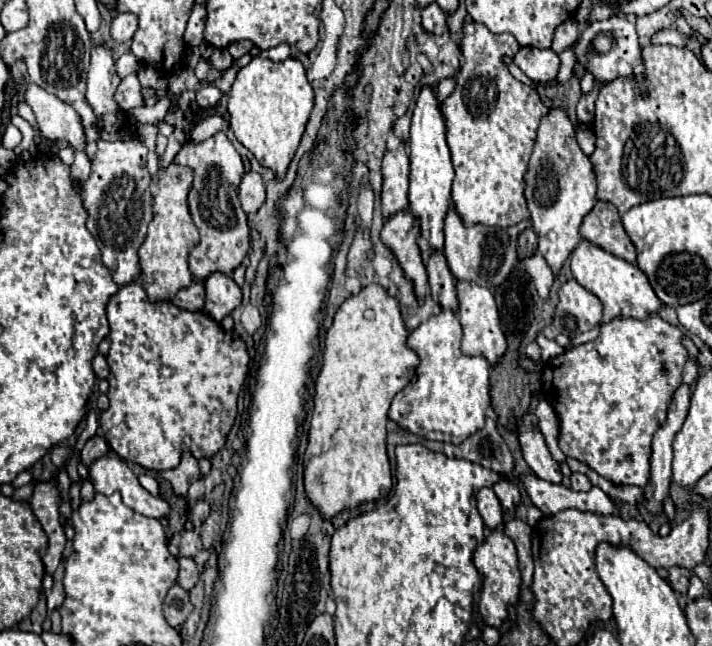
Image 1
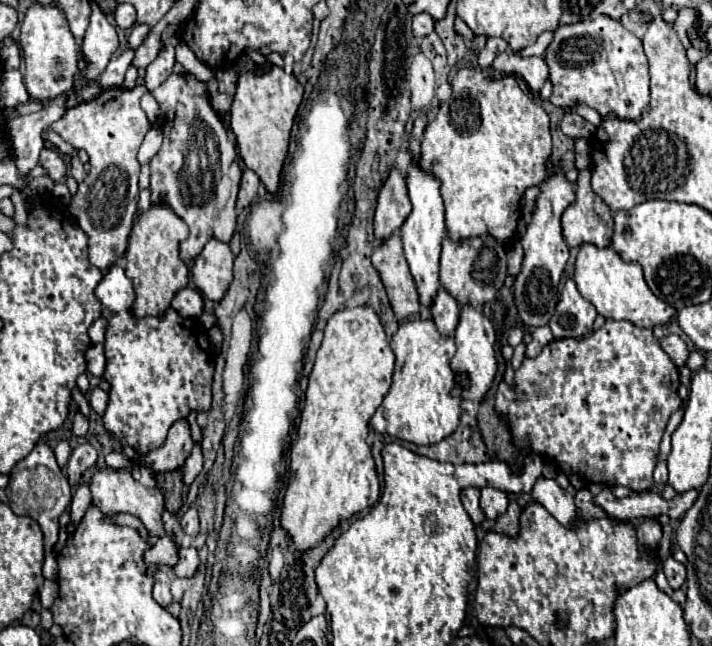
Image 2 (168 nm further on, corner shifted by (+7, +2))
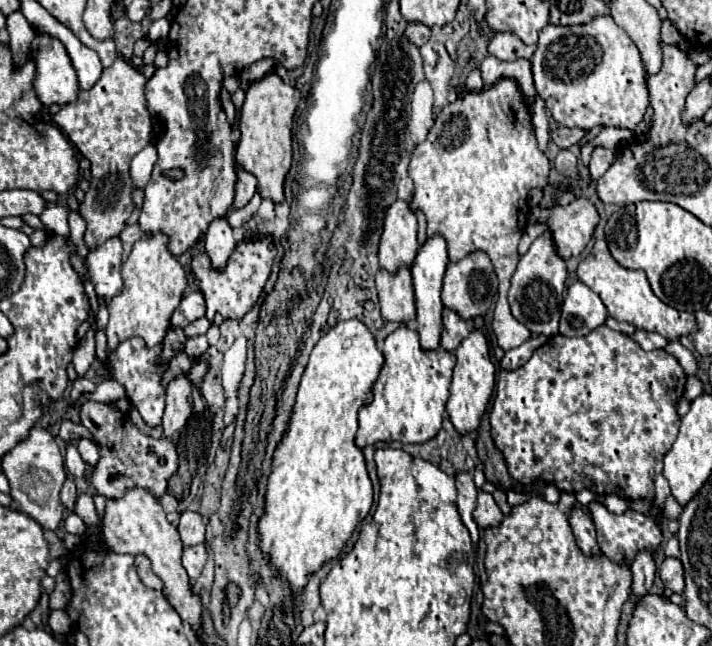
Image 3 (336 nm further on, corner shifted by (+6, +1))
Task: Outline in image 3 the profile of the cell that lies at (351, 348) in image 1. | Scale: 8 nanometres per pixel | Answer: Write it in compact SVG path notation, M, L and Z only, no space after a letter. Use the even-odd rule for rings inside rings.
M351 319L337 323L319 339L301 375L289 425L273 453L263 513L257 521L259 549L267 557L269 565L273 565L277 573L287 579L291 591L303 591L307 579L319 571L323 563L341 555L347 539L357 529L361 519L367 517L373 505L373 485L365 469L363 453L355 445L355 433L357 409L359 405L371 401L371 387L379 377L383 361L383 353L377 349L369 329L361 321Z

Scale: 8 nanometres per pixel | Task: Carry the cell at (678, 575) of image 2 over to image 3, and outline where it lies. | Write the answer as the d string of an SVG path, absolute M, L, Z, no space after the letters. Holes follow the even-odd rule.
M667 557L659 567L659 577L665 583L665 587L669 587L673 593L679 593L679 595L683 593L685 581L683 581L683 565L679 559Z

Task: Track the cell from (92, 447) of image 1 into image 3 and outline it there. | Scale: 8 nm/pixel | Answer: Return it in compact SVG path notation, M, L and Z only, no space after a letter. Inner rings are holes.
M67 479L61 487L61 503L63 507L71 513L75 509L75 499L77 499L77 493L75 493L75 483L71 479Z

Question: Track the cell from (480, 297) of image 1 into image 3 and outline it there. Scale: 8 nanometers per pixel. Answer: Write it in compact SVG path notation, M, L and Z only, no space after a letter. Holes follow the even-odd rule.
M471 331L467 339L455 351L457 363L453 369L453 383L451 383L451 397L447 401L449 419L459 435L469 435L477 431L481 415L485 413L489 400L494 394L496 385L496 368L489 357L489 345L481 331Z

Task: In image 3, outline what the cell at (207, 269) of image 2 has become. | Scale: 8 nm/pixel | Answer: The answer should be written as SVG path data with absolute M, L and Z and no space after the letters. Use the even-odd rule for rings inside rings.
M227 217L211 221L205 233L205 251L209 253L213 267L223 267L233 249L235 249L235 237Z

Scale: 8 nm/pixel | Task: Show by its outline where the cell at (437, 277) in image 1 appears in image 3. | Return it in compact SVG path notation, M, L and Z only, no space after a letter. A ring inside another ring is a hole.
M445 309L443 311L443 333L441 333L441 347L445 351L455 353L459 343L469 335L469 325L455 313Z

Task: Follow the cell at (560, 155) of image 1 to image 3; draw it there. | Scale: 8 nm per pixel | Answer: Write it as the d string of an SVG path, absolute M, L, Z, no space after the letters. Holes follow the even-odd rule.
M549 233L539 235L529 251L519 259L517 271L511 277L511 289L509 289L509 305L513 317L523 323L531 333L537 335L555 335L559 331L559 315L561 315L561 303L565 295L565 279L567 269L565 261L557 255L553 239Z

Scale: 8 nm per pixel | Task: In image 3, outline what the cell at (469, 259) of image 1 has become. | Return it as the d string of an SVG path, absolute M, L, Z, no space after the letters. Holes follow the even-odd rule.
M473 253L457 263L449 263L447 271L445 271L445 279L443 279L443 289L441 289L443 307L455 311L465 321L479 317L479 315L485 315L497 297L497 283L499 281L497 281L497 275L493 271L491 259L487 257L485 261L479 261L481 255L485 257L485 253Z

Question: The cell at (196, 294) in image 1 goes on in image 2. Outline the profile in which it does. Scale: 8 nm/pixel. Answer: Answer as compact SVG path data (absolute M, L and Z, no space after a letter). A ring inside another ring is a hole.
M182 288L174 298L172 298L172 308L182 314L184 318L194 318L204 312L204 302L200 292L192 288Z

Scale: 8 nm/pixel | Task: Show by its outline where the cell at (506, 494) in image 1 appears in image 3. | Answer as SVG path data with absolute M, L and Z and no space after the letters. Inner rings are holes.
M483 491L479 493L479 503L477 503L477 509L473 511L473 519L479 529L499 527L499 523L503 521L503 513L493 501L491 493L483 493Z

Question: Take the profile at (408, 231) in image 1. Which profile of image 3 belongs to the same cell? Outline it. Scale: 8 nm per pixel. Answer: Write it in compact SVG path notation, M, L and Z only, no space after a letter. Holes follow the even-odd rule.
M401 267L395 275L381 269L375 277L381 317L387 321L415 321L415 295L411 287L411 271Z

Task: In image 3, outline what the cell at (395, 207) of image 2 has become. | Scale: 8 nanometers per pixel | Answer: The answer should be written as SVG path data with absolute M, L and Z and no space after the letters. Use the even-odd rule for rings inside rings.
M397 199L385 215L385 227L379 243L379 265L385 271L411 267L415 251L419 251L417 217L405 201Z

